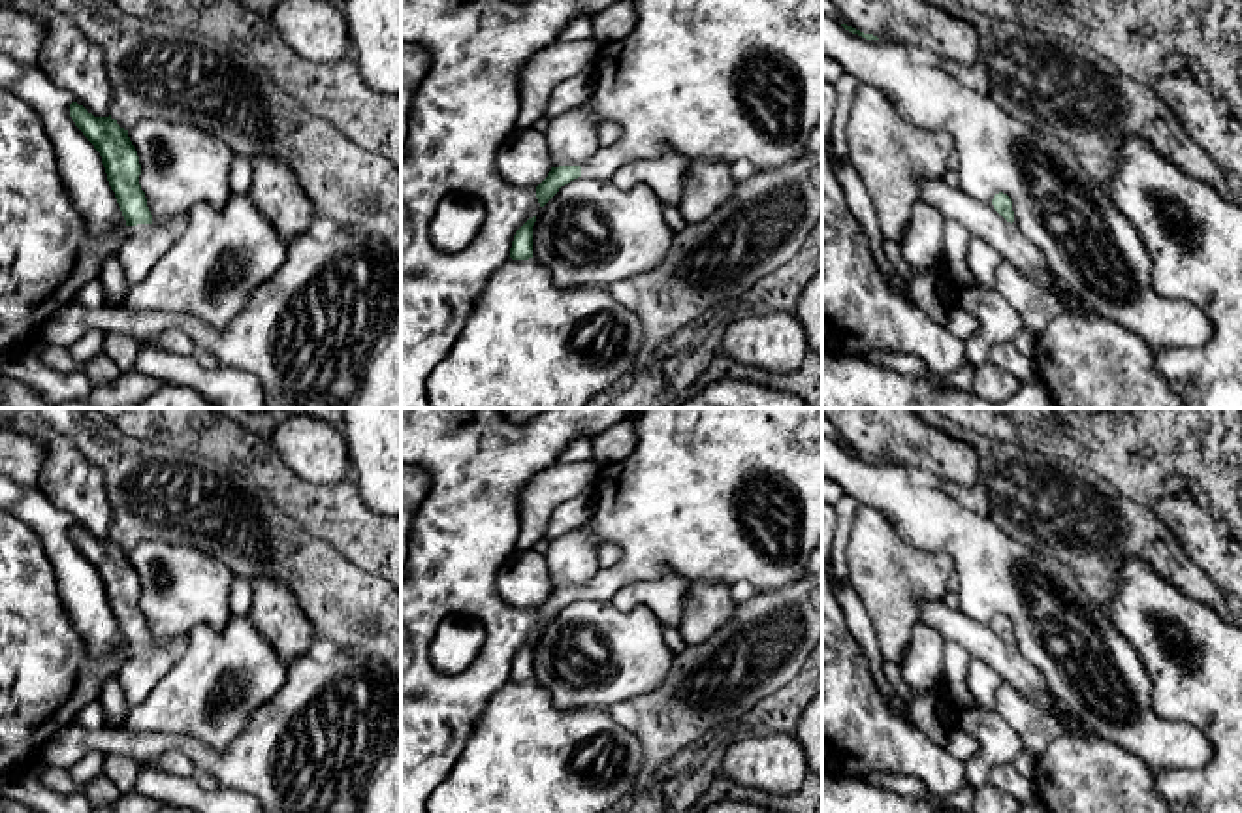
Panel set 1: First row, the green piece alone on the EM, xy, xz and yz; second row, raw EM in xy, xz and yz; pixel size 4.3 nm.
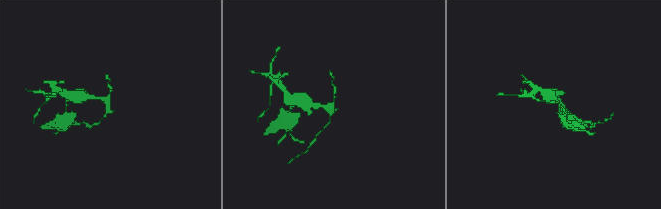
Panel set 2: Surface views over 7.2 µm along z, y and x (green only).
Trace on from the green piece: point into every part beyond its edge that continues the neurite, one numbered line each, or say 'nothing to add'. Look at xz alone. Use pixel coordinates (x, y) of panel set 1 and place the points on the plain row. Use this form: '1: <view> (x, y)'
1: xz (727, 495)

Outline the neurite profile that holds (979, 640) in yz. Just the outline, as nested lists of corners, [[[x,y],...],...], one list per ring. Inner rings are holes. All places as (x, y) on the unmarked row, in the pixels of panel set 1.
[[[926,600],[918,623],[939,630],[945,640],[960,644],[971,657],[984,661],[1001,681],[1011,683],[1027,700],[1039,702],[1058,717],[1069,717],[1052,694],[1044,676],[1020,653],[1016,644],[1007,644],[992,625],[967,617],[945,600]]]

